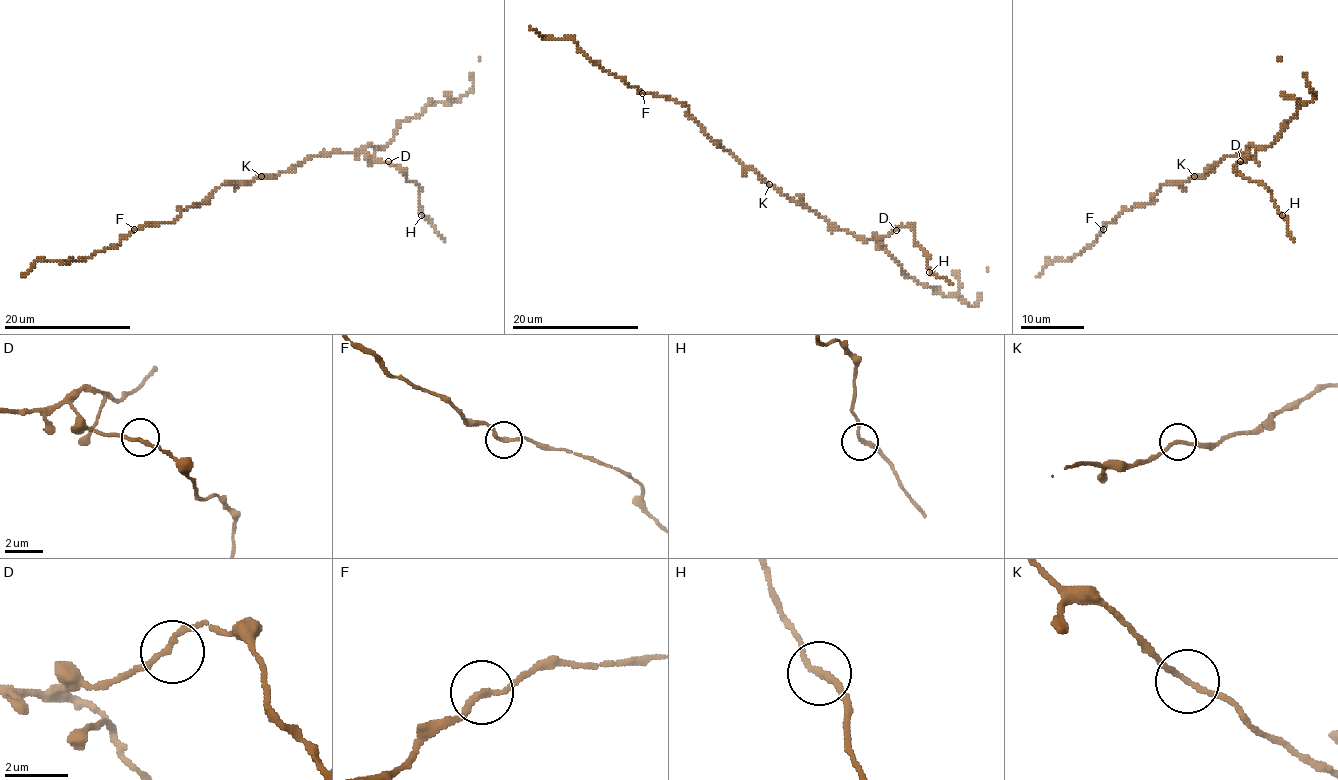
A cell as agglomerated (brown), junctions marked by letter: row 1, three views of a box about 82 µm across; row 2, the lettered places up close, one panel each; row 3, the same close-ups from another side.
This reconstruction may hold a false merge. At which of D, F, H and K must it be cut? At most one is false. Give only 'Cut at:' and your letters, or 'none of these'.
Cut at: none of these

